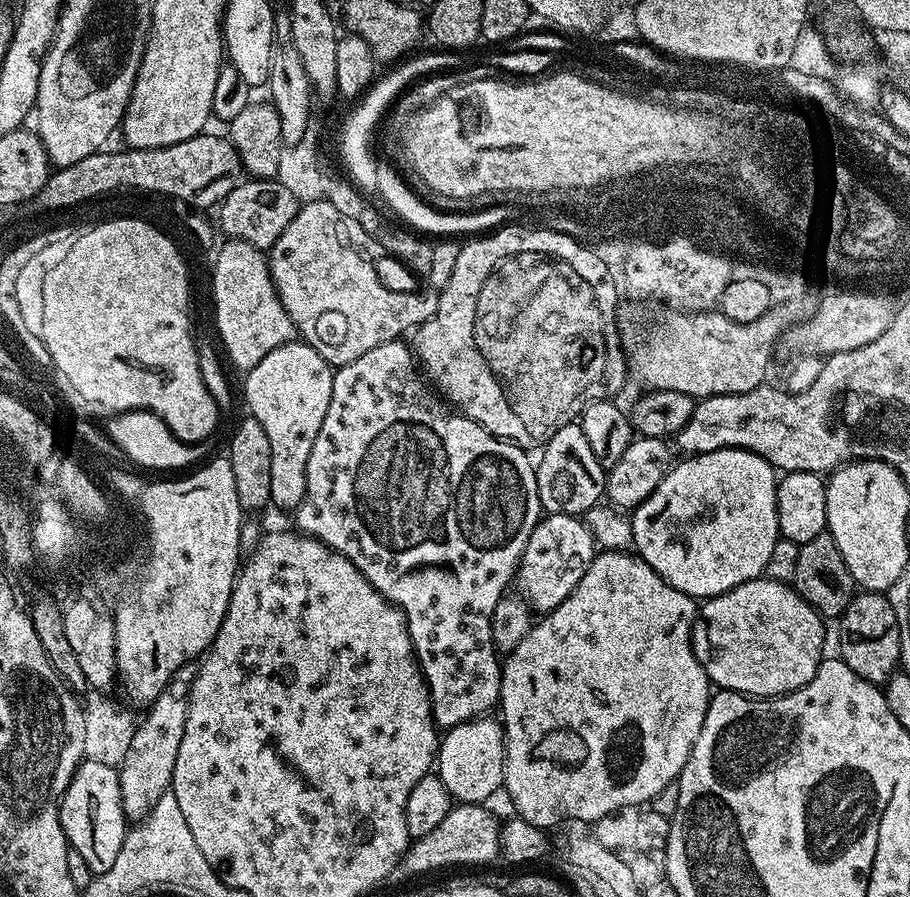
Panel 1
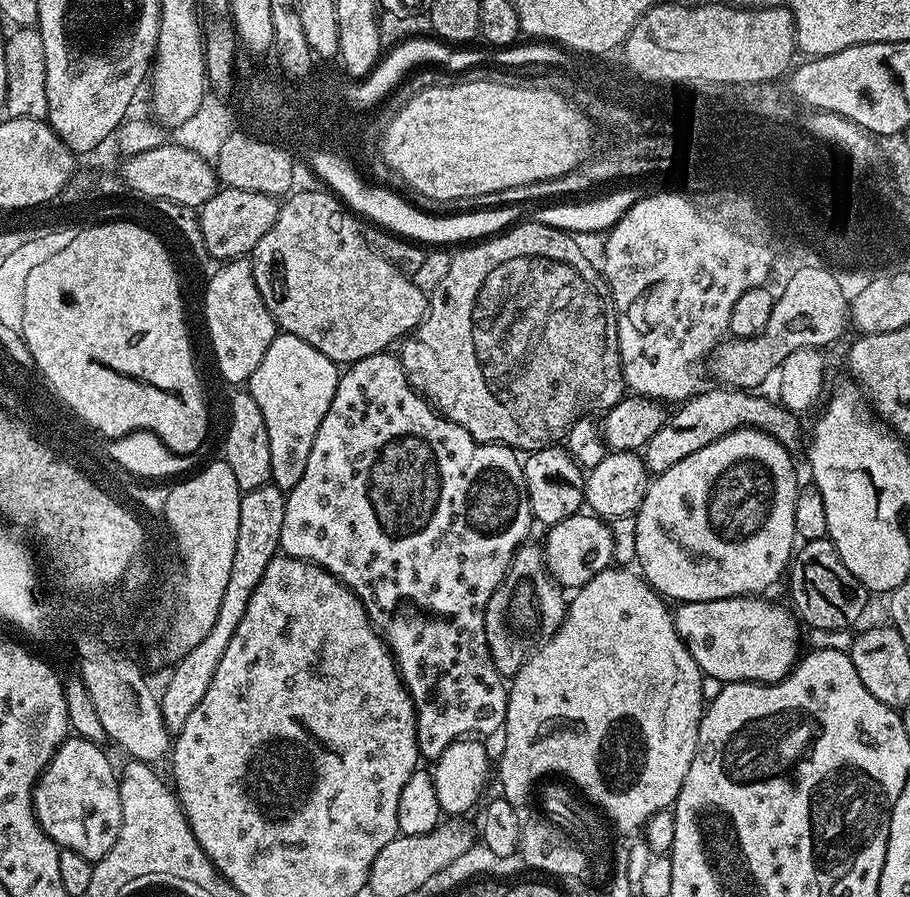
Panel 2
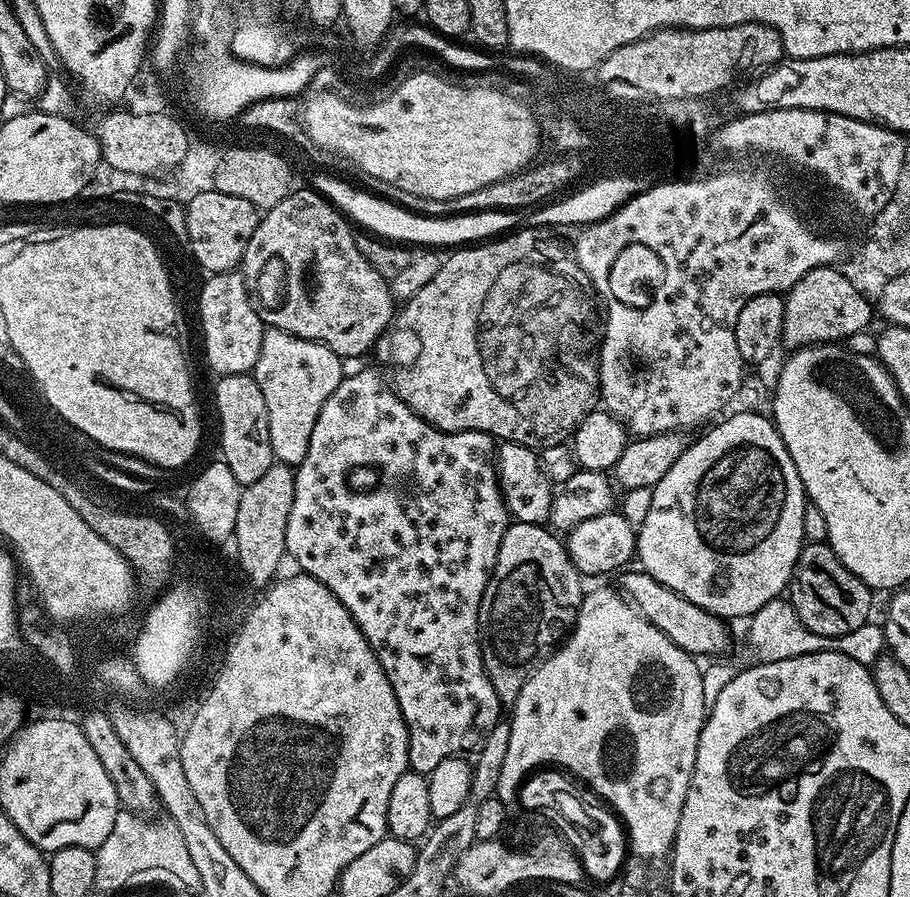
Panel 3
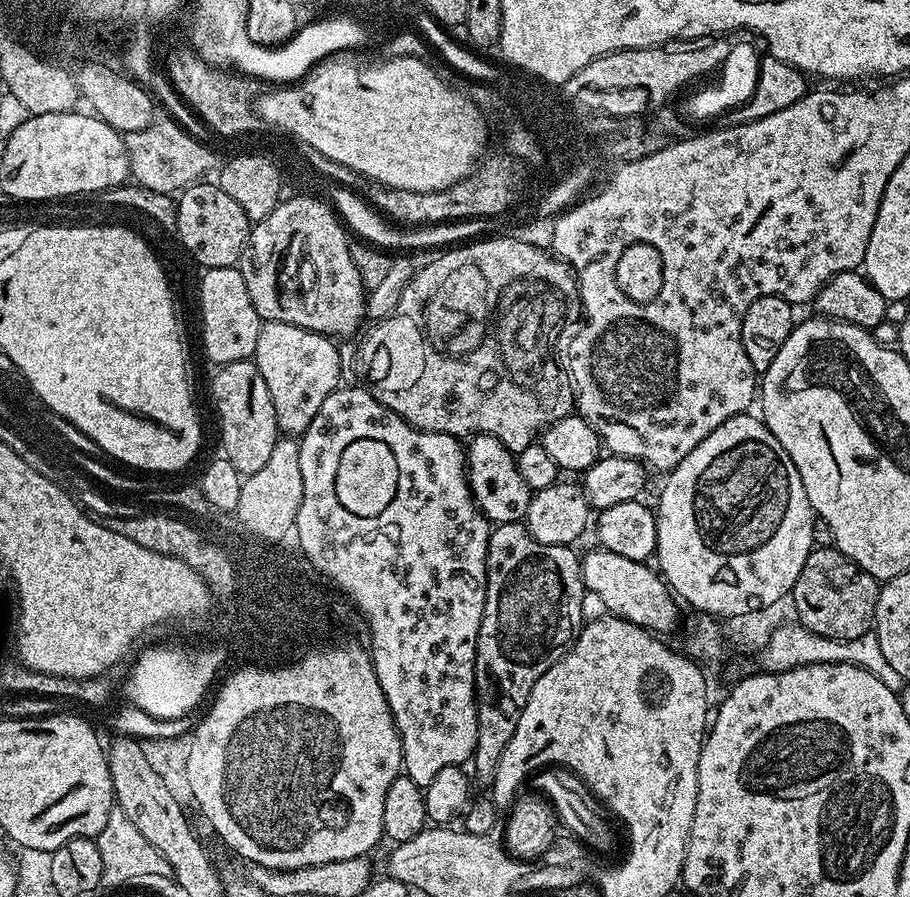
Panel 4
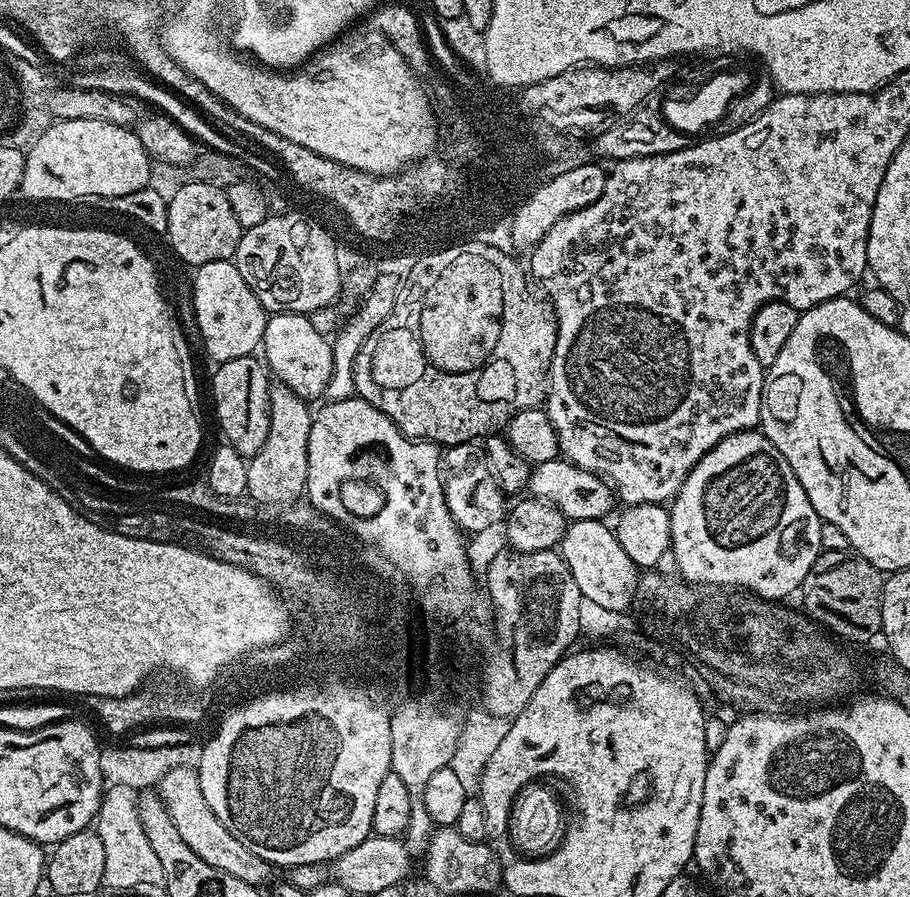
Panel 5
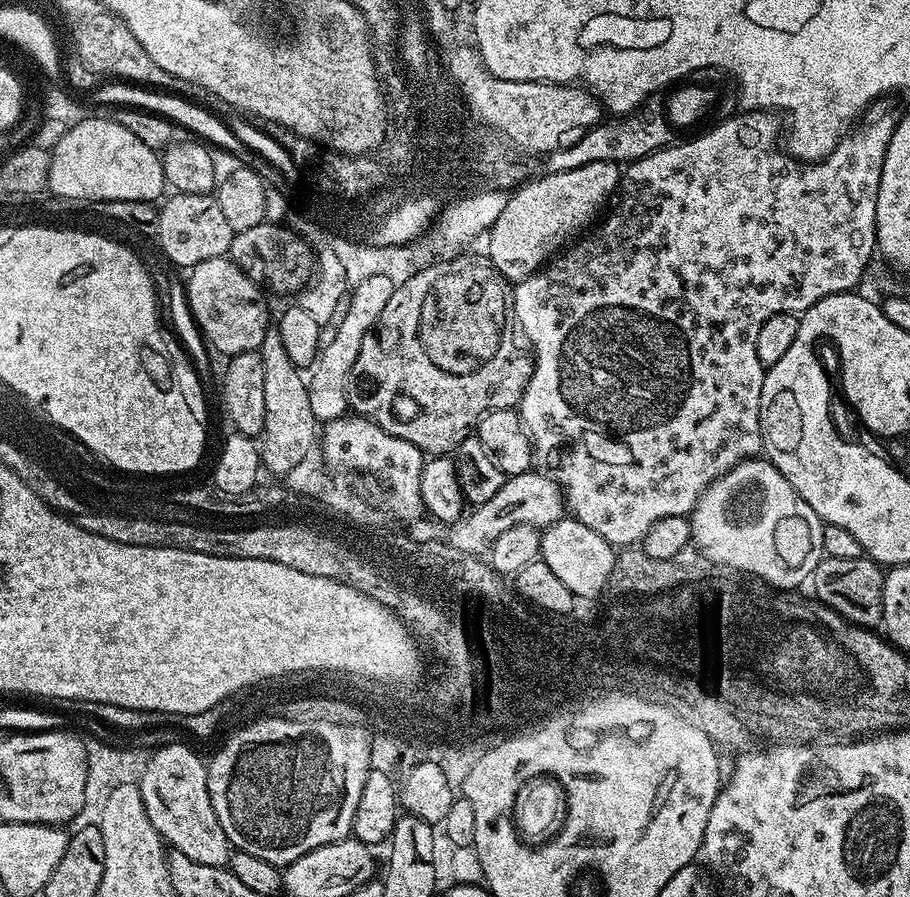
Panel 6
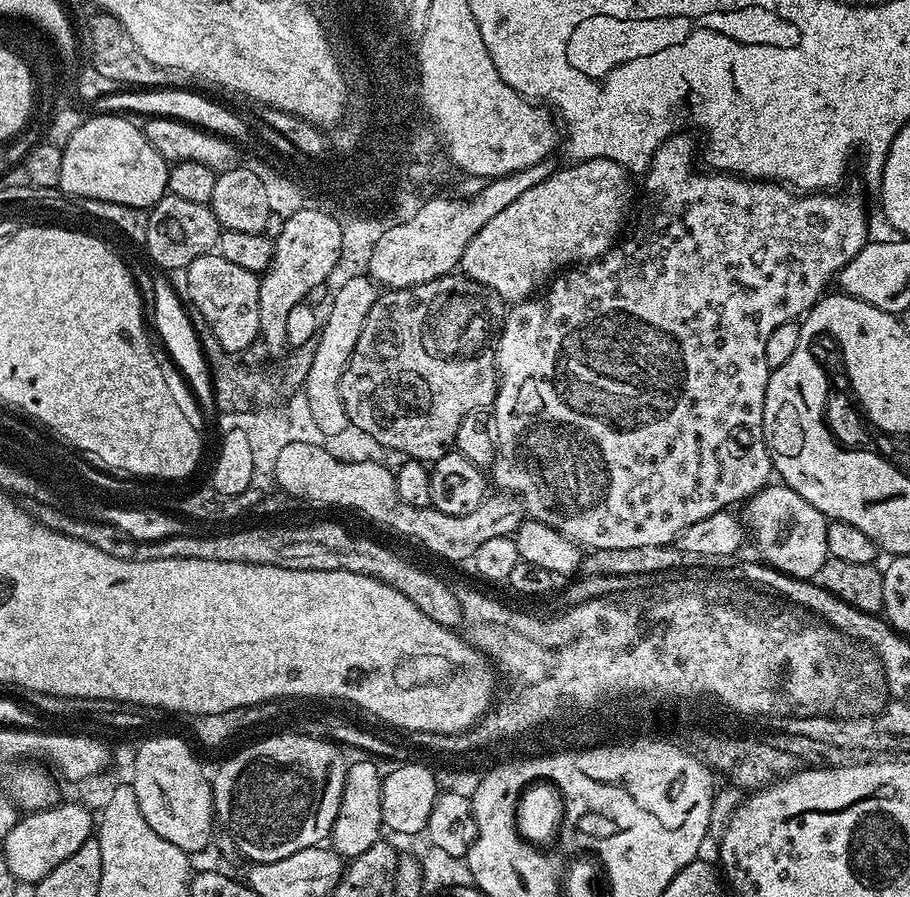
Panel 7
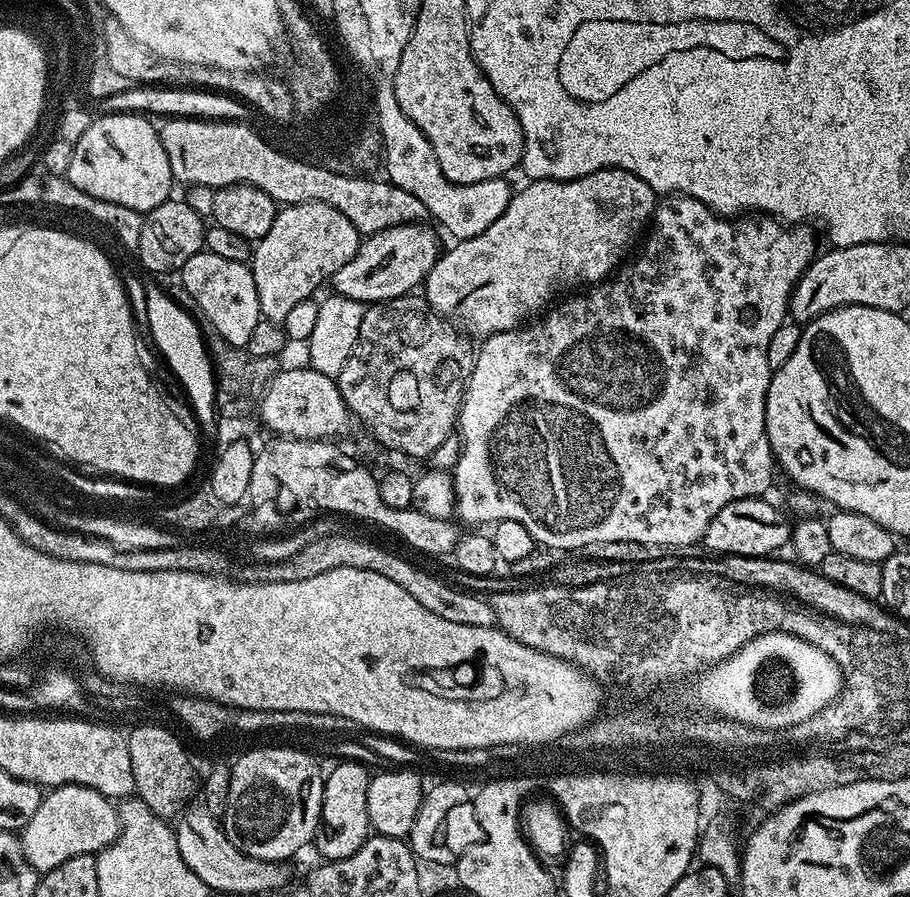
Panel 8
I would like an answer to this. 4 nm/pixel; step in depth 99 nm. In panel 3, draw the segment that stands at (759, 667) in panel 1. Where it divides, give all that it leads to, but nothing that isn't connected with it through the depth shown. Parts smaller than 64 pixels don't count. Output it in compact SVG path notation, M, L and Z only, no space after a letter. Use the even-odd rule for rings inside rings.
M628 570L623 573L619 587L623 595L642 613L648 621L662 634L666 634L682 650L692 653L693 657L700 656L715 657L715 652L720 652L728 644L728 632L724 629L725 621L713 612L702 610L702 606L694 606L682 594L667 588L662 582L658 582L651 574L643 570Z

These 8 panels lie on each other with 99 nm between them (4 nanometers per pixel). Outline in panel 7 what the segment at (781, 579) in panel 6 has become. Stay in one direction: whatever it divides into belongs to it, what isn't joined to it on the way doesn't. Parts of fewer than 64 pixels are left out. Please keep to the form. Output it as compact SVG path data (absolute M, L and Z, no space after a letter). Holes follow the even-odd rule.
M783 482L769 483L743 505L750 540L760 551L759 559L794 578L811 580L819 577L822 566L830 559L826 546L829 521L817 508L810 506L794 489Z

